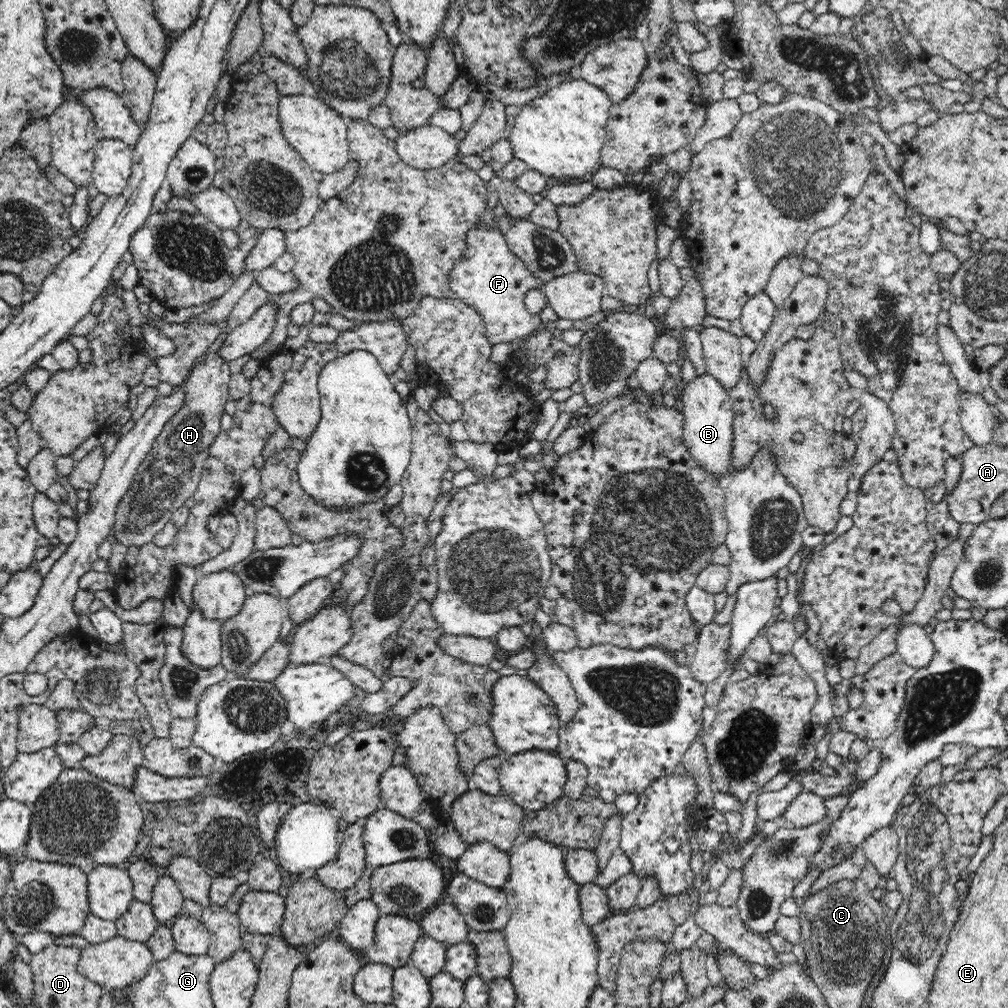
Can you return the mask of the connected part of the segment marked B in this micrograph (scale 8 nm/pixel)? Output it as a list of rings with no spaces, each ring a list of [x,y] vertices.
[[[706,374],[689,382],[682,394],[685,418],[683,441],[698,466],[716,478],[734,472],[731,462],[734,411],[727,391],[718,379]]]

